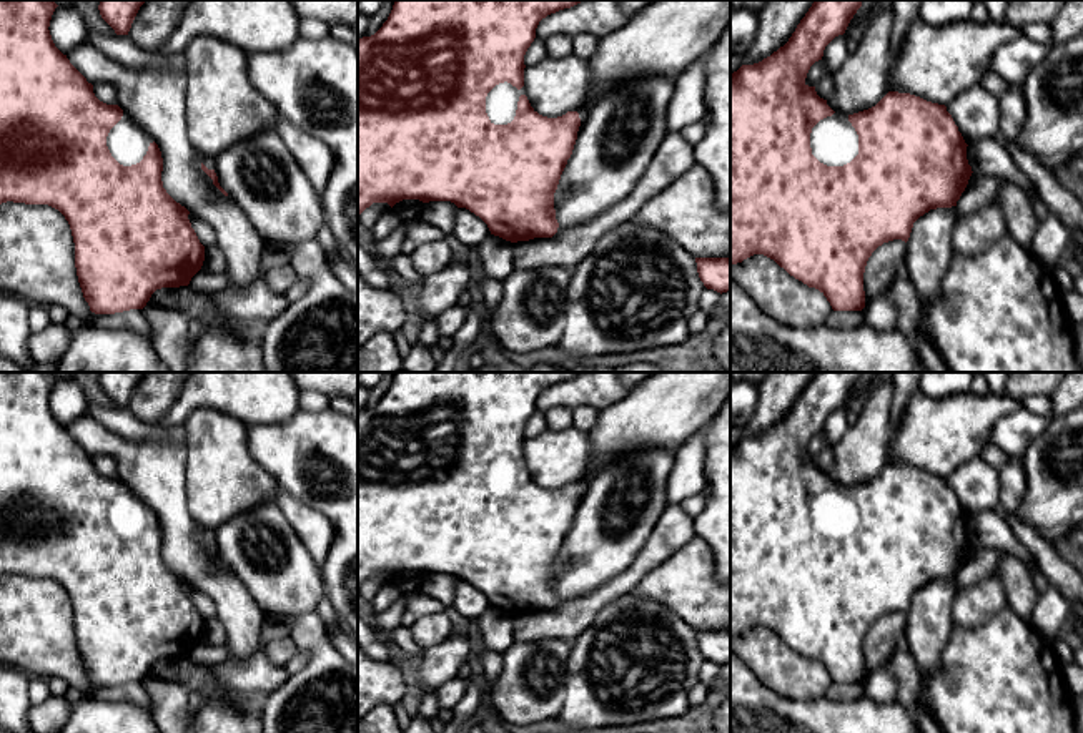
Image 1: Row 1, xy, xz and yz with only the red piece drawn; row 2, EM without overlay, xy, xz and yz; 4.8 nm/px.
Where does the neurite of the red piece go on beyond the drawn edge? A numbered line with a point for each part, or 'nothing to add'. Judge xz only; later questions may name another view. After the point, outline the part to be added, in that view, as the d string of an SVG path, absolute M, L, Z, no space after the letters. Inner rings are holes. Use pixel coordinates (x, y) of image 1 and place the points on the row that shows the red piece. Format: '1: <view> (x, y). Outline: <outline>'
1: xz (501, 102). Outline: M504 81L496 85L486 96L486 113L494 125L507 125L514 120L519 96L526 95L526 88L517 90Z

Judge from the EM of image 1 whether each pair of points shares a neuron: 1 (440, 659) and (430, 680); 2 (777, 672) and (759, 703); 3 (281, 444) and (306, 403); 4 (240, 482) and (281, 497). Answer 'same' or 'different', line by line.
1: same
2: different
3: different
4: different

